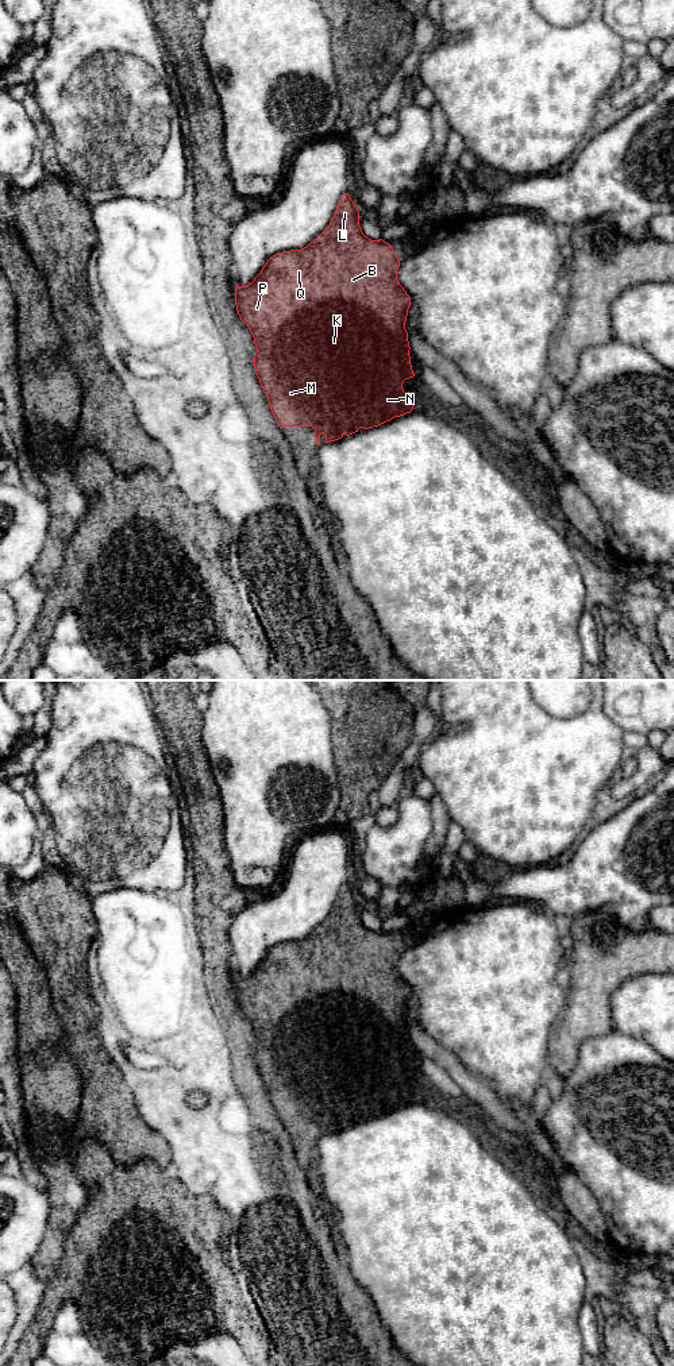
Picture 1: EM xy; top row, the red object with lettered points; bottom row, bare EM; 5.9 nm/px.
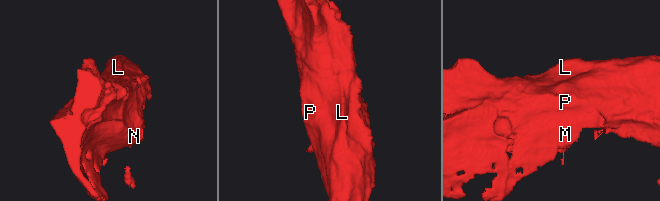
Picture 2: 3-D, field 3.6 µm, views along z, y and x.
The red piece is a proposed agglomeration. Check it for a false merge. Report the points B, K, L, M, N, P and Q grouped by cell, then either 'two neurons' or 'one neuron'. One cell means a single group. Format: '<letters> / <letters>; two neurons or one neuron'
B K L M N P Q; one neuron

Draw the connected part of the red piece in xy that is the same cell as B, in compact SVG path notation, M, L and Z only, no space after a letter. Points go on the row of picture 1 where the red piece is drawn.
M346 193L338 202L334 217L330 225L307 247L301 250L282 251L273 255L261 273L247 286L235 288L235 305L240 320L250 328L254 337L257 352L254 356L254 368L259 383L267 397L270 410L280 428L284 427L312 427L315 429L315 443L320 445L320 435L326 435L326 441L335 441L358 432L359 428L369 429L378 427L394 417L411 413L415 404L412 394L405 393L403 383L405 379L413 378L415 373L411 364L408 332L405 329L405 321L408 309L411 306L411 297L397 279L397 270L400 261L389 243L380 240L371 240L363 235L359 225L359 211Z

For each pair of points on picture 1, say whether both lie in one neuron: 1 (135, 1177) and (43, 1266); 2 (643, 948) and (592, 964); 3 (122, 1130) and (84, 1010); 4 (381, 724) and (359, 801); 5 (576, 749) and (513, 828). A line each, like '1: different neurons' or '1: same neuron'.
1: different neurons
2: same neuron
3: same neuron
4: same neuron
5: same neuron

